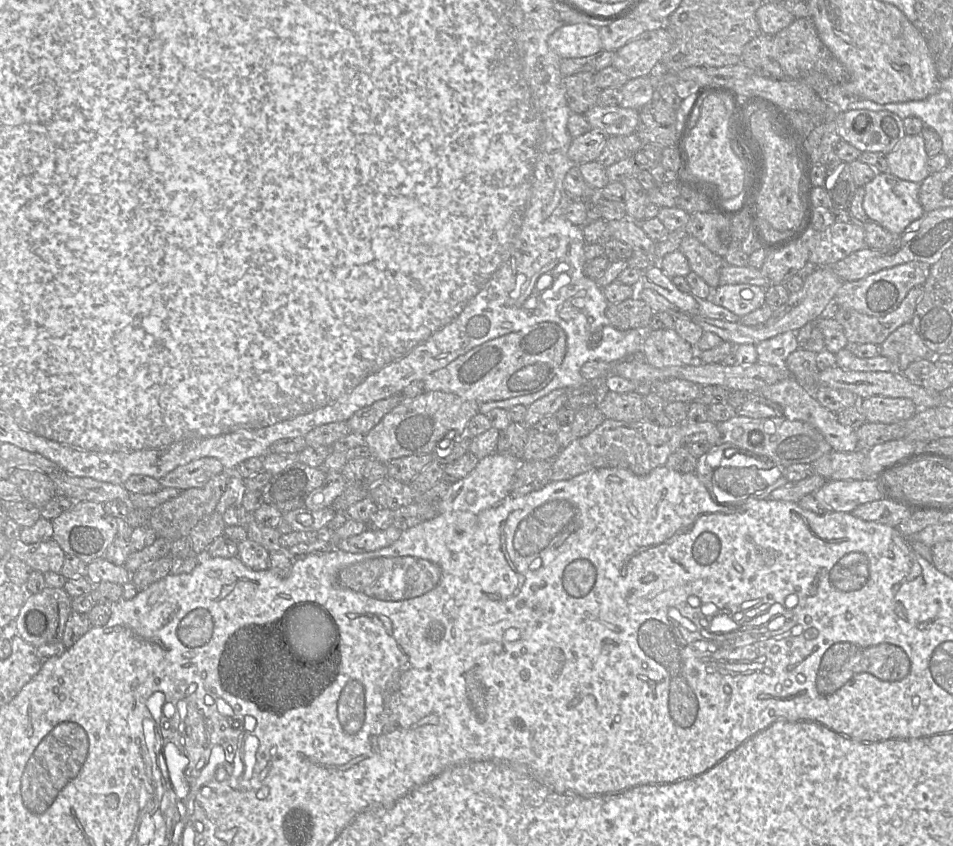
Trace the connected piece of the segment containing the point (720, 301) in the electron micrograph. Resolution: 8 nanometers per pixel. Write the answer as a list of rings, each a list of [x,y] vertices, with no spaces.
[[[748,284],[720,285],[712,289],[709,300],[743,317],[765,304],[765,288]]]

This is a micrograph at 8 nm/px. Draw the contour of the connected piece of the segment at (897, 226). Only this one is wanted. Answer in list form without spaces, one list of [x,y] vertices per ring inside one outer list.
[[[889,172],[878,173],[864,186],[863,209],[868,221],[874,222],[886,231],[899,236],[913,221],[924,215],[919,201],[920,184],[897,178]]]

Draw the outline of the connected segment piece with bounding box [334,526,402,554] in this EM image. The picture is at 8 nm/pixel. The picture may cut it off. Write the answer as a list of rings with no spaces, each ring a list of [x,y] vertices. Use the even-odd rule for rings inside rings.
[[[395,526],[386,530],[365,530],[358,535],[337,541],[334,546],[336,549],[355,554],[372,552],[392,545],[401,533],[402,531]]]

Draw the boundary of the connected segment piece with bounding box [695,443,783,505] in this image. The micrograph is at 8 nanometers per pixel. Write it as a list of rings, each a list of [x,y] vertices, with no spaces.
[[[722,443],[713,445],[708,452],[704,453],[698,458],[695,474],[699,480],[705,485],[709,491],[712,499],[721,505],[729,505],[734,503],[743,503],[747,498],[757,498],[758,490],[765,490],[769,485],[775,481],[775,478],[780,478],[783,472],[777,466],[757,466],[735,468],[735,467],[721,467],[721,461],[724,457],[724,452],[728,448],[733,448],[732,444]]]

